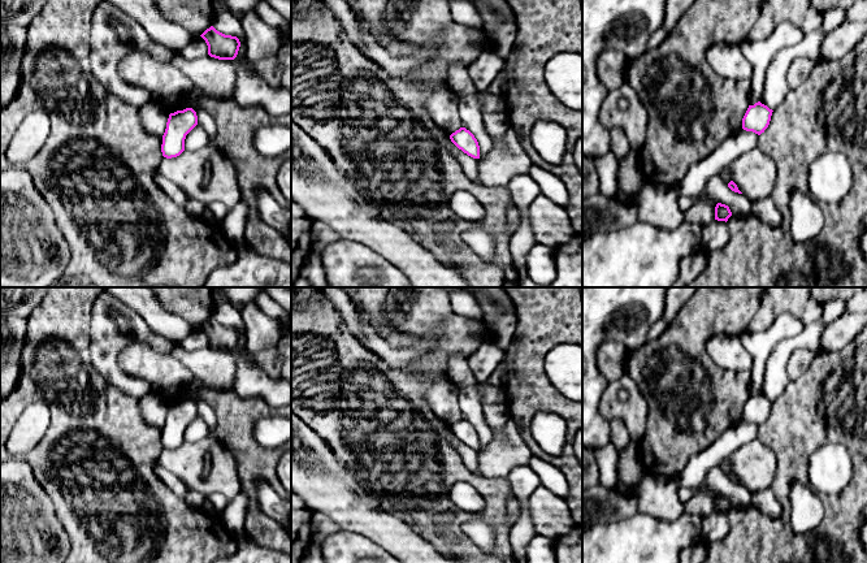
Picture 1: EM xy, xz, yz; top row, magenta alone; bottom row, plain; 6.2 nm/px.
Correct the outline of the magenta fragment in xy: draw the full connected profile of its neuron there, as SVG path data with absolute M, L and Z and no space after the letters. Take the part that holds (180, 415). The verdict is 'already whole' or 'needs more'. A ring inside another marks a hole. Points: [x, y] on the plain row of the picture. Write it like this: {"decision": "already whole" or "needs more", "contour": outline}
{"decision": "already whole", "contour": "M192 399L169 406L162 426L161 443L166 450L177 449L185 442L186 426L198 416L198 407Z"}

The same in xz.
{"decision": "already whole", "contour": "M460 419L450 426L451 433L464 445L480 450L480 437L474 426L465 419Z"}

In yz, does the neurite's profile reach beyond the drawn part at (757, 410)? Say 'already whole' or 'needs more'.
already whole

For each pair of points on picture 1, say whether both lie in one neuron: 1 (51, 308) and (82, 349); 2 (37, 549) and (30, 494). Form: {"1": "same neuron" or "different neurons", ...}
{"1": "same neuron", "2": "same neuron"}

